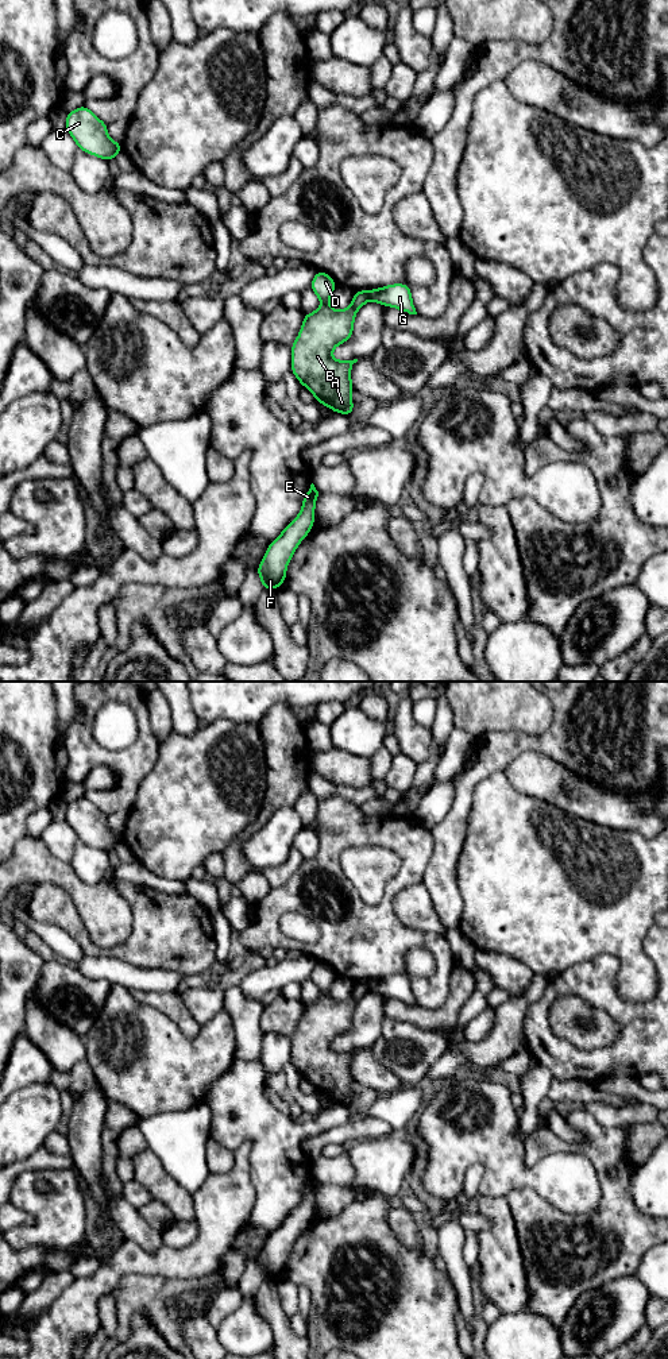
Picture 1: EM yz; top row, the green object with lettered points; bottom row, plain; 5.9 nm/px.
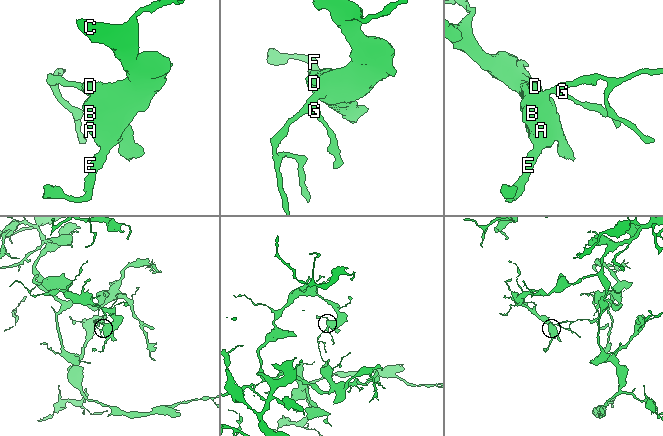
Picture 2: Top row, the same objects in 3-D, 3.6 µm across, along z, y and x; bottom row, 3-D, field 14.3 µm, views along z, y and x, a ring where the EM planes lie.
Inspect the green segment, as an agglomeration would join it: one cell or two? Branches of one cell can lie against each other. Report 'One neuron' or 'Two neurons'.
Two neurons

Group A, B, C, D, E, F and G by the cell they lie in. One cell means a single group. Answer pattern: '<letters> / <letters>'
A B C D E F / G

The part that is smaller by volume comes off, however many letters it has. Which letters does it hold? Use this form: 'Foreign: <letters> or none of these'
Foreign: G

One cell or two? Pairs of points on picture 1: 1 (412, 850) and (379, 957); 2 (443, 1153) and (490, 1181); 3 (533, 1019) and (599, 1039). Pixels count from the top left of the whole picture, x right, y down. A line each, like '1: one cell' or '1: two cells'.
1: one cell
2: one cell
3: two cells

